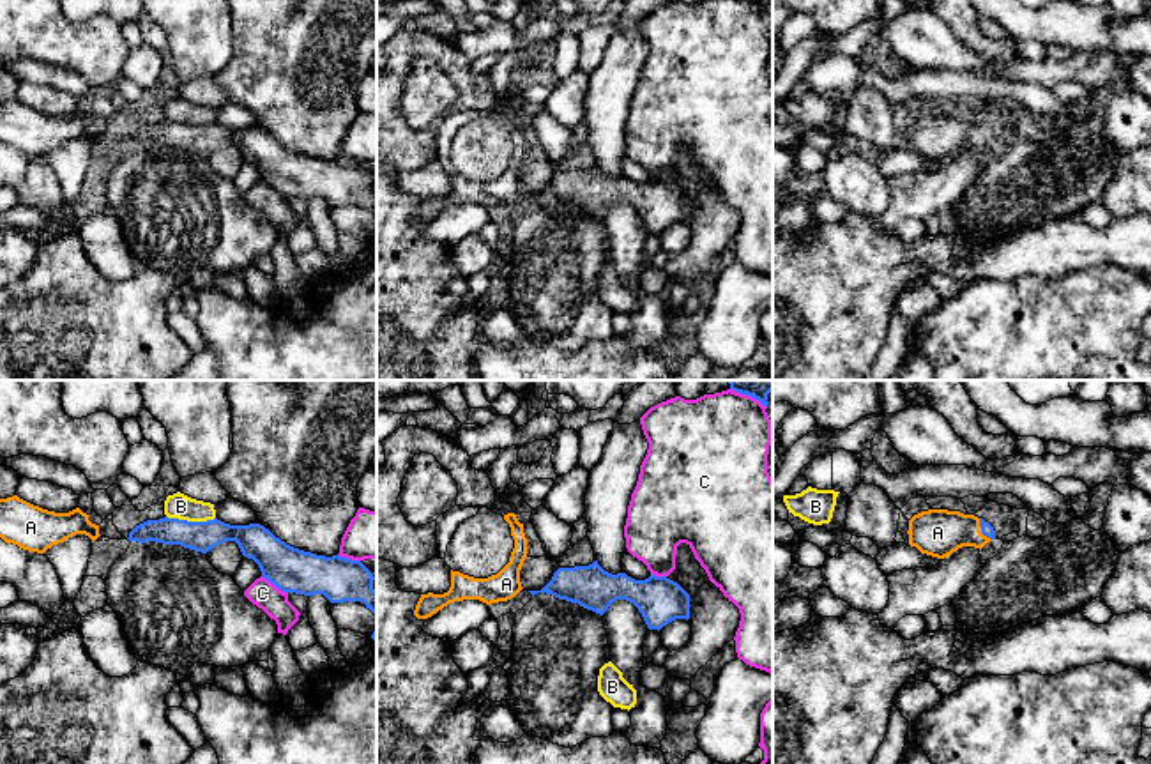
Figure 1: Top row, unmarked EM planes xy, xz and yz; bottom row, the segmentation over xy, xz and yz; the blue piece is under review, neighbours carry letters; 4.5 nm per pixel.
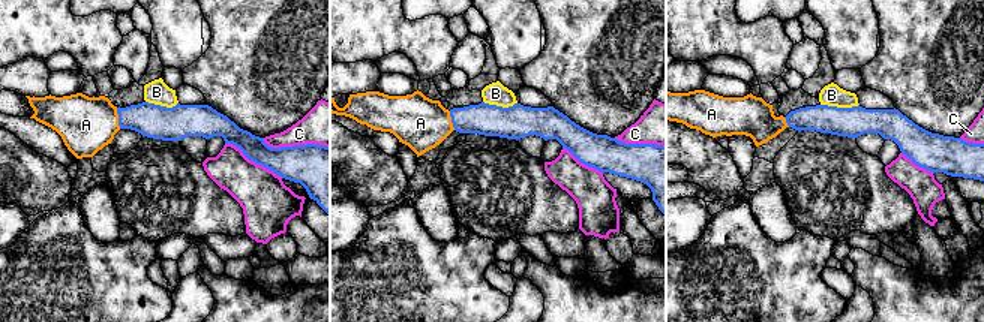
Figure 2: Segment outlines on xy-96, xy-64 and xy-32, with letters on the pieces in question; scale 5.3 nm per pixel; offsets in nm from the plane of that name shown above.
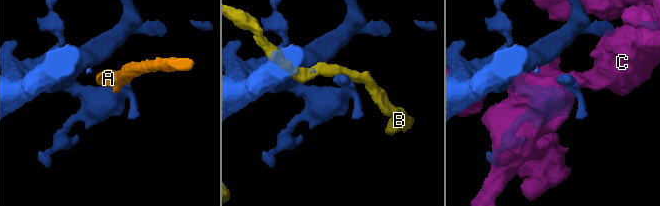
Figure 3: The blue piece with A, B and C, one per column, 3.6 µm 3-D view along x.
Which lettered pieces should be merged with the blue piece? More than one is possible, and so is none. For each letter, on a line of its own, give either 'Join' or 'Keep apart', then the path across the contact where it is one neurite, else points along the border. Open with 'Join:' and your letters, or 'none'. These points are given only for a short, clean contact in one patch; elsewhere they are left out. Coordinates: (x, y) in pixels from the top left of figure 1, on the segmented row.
Join: A
A: Join. Path across: yz (987, 529), (982, 531), (937, 533)
B: Keep apart. Boundary: xy (167, 515), (188, 520), (214, 519)
C: Keep apart

